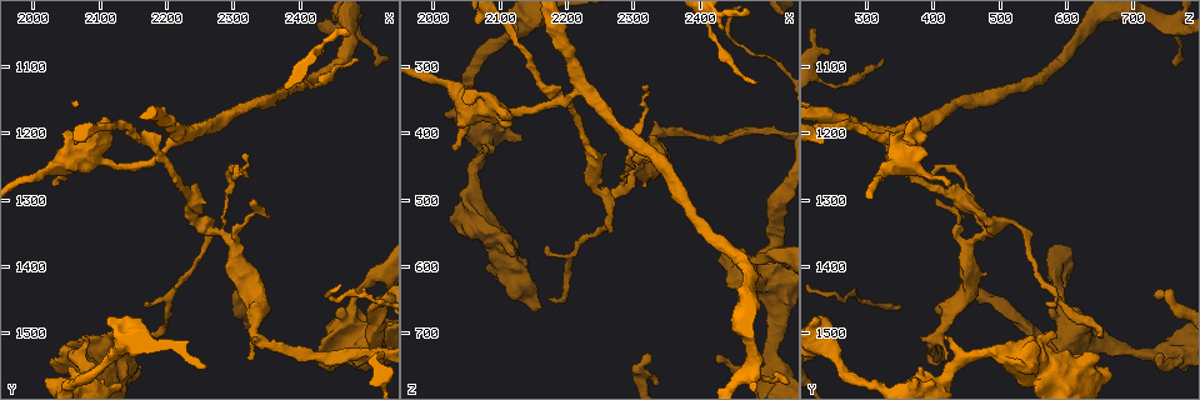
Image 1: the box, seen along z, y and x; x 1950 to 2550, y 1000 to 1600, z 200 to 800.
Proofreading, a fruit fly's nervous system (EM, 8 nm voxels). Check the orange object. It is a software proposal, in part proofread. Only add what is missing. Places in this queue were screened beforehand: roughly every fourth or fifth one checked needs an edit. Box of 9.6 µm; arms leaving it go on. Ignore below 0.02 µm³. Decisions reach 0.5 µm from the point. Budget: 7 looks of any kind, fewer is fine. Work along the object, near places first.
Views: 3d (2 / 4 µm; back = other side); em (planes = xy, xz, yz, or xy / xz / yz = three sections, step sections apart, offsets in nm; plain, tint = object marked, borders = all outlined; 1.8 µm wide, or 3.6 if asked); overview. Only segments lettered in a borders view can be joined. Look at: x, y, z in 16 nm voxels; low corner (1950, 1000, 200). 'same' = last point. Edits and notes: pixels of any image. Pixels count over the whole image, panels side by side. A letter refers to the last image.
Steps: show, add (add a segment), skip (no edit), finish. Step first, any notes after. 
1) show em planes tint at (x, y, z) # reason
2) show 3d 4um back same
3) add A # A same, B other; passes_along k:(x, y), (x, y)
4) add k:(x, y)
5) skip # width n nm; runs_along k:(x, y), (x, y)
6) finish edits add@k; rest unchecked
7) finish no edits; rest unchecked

show 3d 2um at (2325, 1445, 735) # an open end

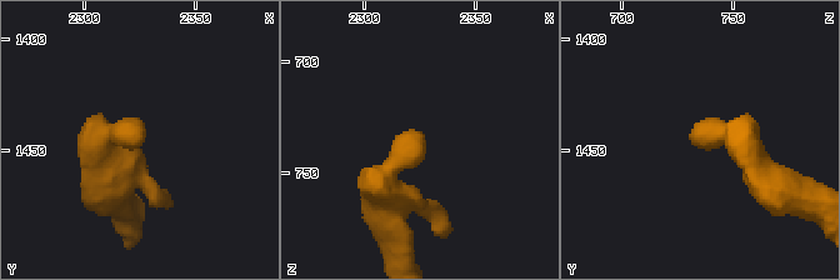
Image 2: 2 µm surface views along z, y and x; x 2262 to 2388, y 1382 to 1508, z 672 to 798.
show em xz step 16 tint at (2327, 1445, 733) # need the tissue

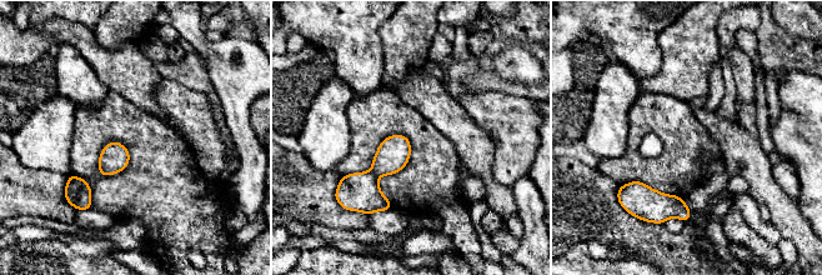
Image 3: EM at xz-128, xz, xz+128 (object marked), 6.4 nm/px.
show em planes borders same

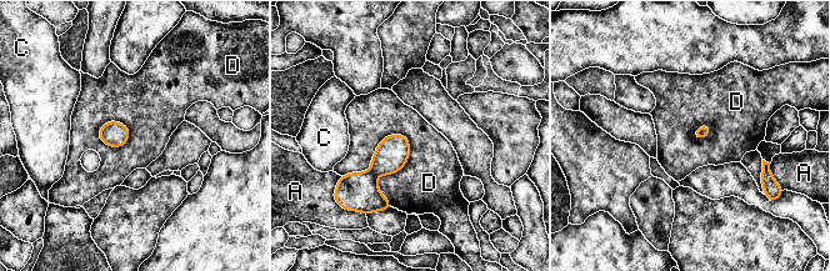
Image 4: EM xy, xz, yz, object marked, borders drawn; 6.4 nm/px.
skip # A other, C other, D other; border 4:(408, 137), (341, 176); none of them fits

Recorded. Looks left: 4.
show em yz step 16 borders at (2190, 1230, 355) # four arms meet

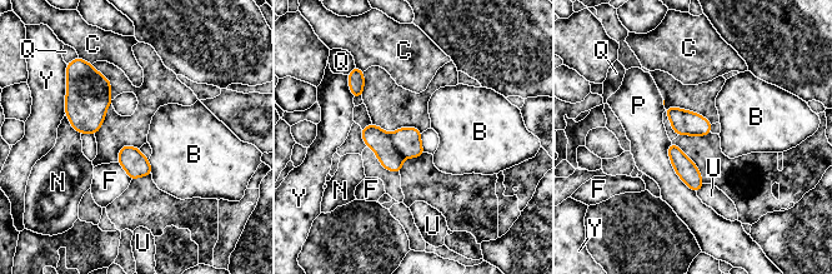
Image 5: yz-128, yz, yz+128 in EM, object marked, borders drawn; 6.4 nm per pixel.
skip # B other, C other, F other, N other, P other, Q other, U other, Y other; border 5:(671, 142), (671, 165), (696, 194); none of them fits

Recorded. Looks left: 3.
show 3d 2um at (2415, 1130, 245) # thick turns thin

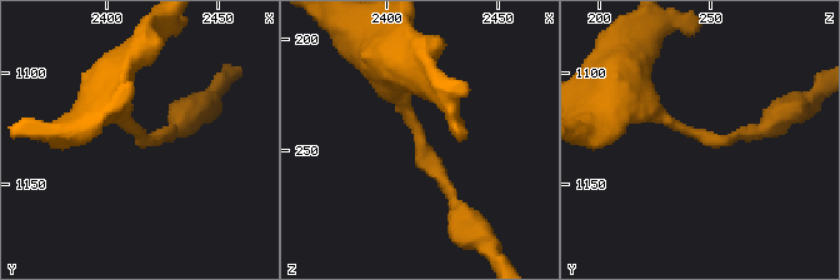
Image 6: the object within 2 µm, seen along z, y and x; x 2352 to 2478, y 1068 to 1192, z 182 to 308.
show em xy step 4 tint at (2413, 1128, 247) # arm_widths 190, 340 nm; now the EM

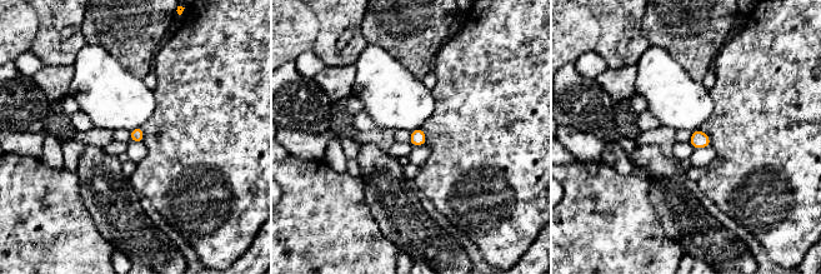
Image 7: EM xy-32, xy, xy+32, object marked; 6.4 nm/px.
show em xy step 4 borders same # see the neighbours

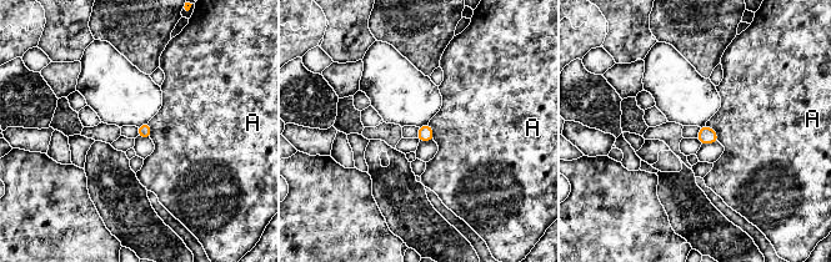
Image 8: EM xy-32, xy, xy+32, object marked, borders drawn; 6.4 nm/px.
skip # longest_contact A 140 nm; A other; border 8:(705, 125), (716, 134), (719, 141); none of them fits

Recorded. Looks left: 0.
finish no edits; rest unchecked

